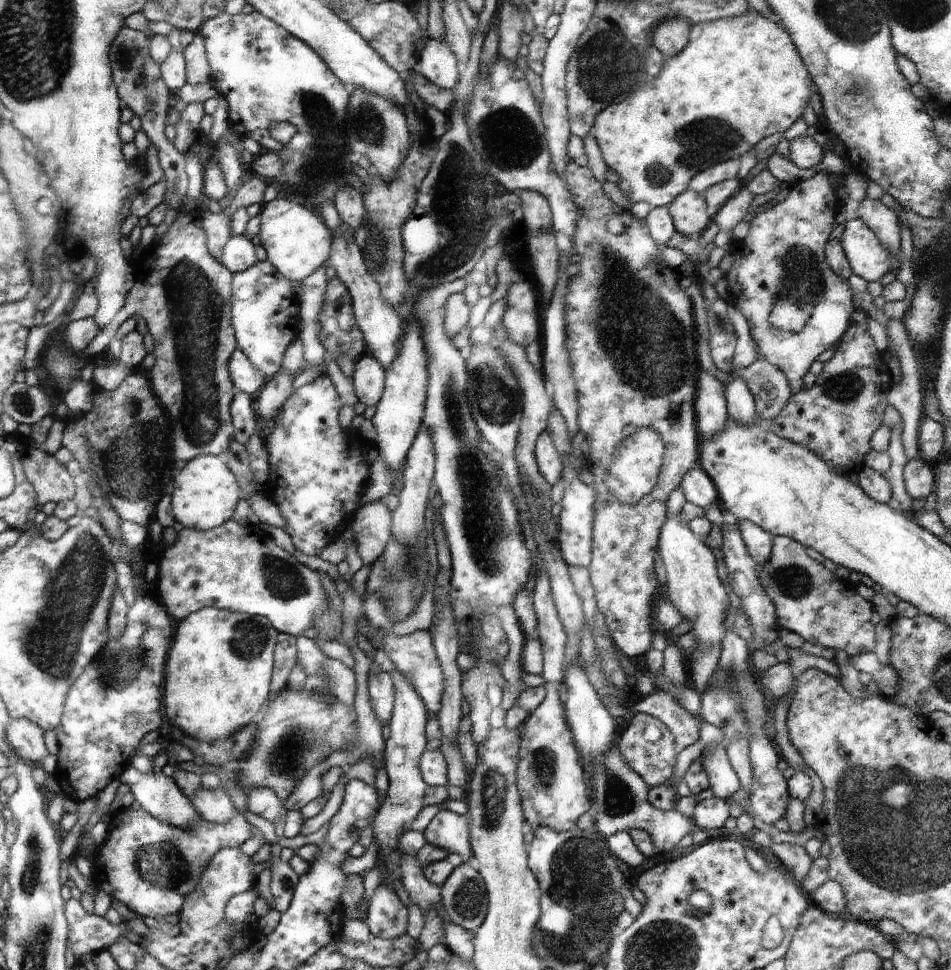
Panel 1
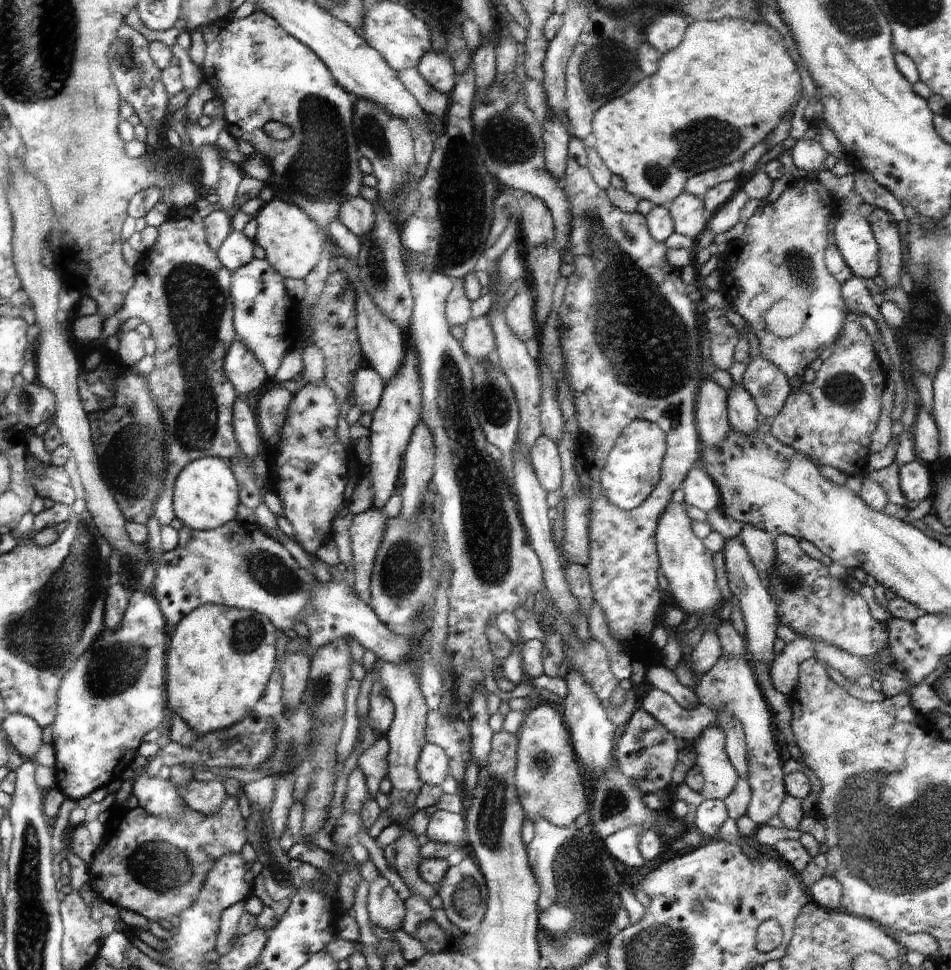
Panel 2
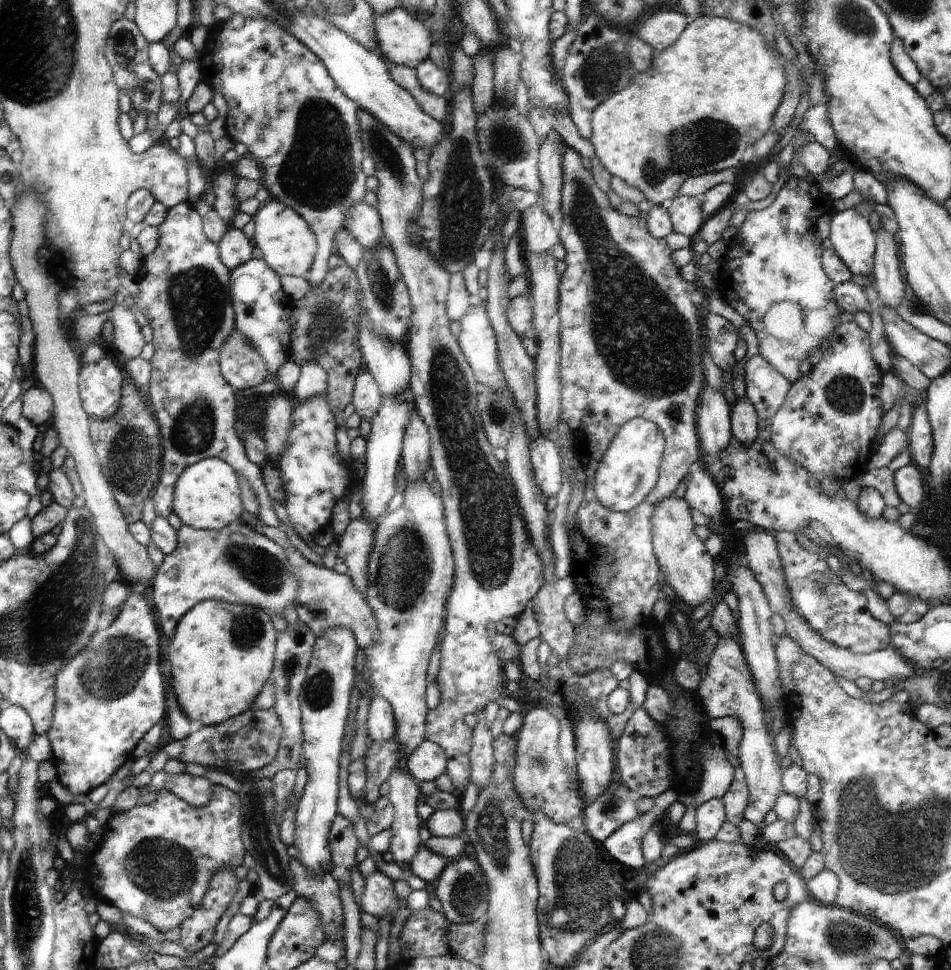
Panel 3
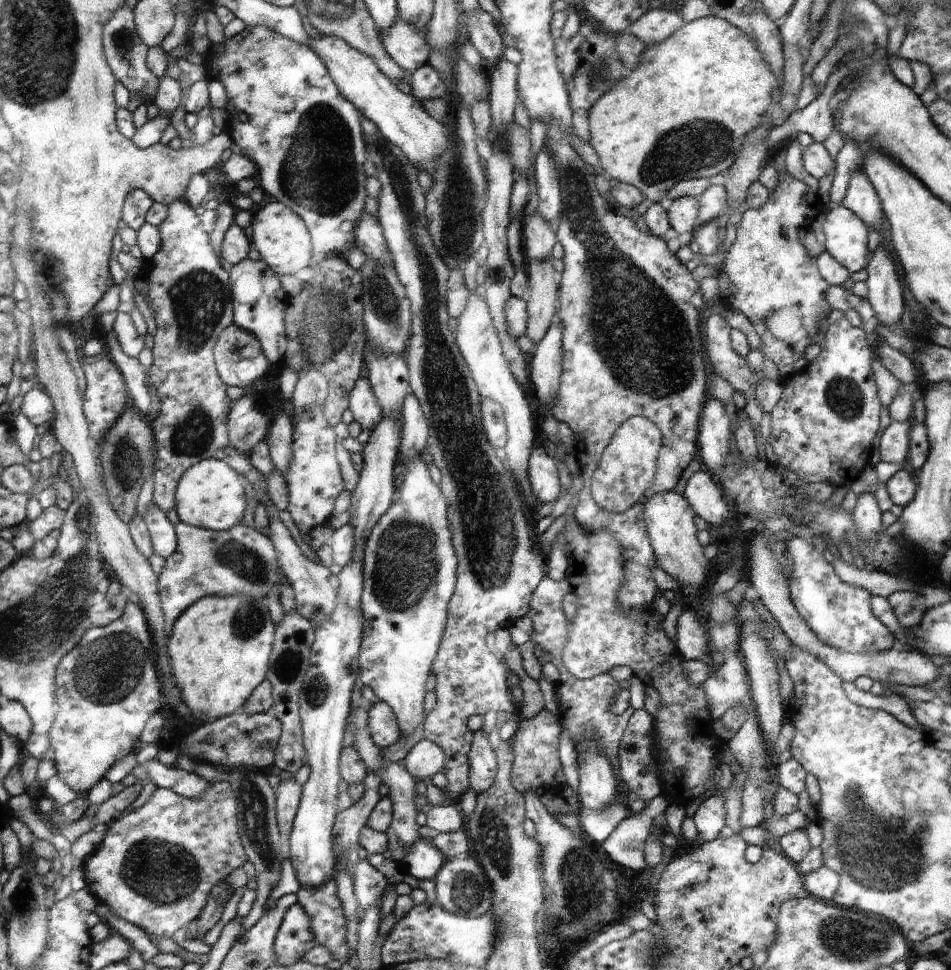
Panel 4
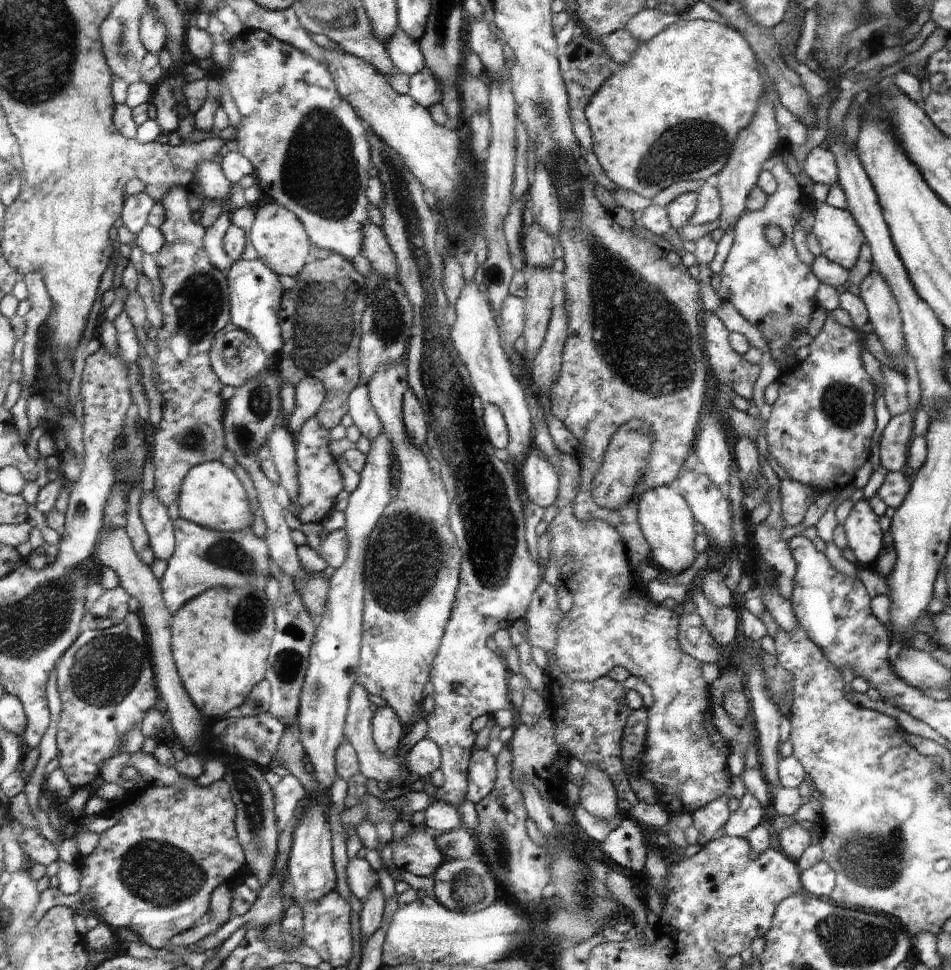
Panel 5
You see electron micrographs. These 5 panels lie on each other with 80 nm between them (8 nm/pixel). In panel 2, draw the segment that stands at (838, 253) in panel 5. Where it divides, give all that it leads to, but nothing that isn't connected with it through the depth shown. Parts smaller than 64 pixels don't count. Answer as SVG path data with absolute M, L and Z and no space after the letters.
M866 213L842 214L834 226L835 245L854 277L874 278L880 271L879 243Z

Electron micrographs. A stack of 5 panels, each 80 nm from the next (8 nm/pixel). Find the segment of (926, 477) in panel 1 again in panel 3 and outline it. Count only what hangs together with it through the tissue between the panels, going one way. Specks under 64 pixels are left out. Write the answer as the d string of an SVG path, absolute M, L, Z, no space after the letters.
M914 462L899 468L893 477L900 500L910 508L922 505L927 500L926 488L922 488L922 472L914 466Z

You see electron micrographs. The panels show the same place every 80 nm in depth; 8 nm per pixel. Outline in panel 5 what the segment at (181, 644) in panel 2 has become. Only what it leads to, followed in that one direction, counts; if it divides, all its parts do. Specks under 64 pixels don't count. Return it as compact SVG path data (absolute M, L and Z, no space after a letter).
M252 585L211 588L183 604L183 607L172 616L173 661L184 690L204 718L224 717L226 712L229 713L232 708L239 707L252 688L264 680L266 658L274 636L272 604L268 602L268 596L264 596L264 591L265 589L257 589Z

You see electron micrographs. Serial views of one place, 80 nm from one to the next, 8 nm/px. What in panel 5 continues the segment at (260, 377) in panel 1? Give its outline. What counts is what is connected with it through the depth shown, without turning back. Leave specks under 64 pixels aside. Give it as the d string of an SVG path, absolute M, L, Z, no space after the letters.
M239 326L220 329L211 344L211 367L225 385L239 387L269 365L263 347Z

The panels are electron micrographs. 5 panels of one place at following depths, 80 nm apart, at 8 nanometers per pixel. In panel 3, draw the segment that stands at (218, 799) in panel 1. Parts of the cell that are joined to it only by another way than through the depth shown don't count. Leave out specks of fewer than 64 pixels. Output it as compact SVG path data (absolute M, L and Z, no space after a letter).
M190 773L167 775L166 789L183 801L196 807L206 806L214 794L213 786L218 785L206 777L197 777Z

